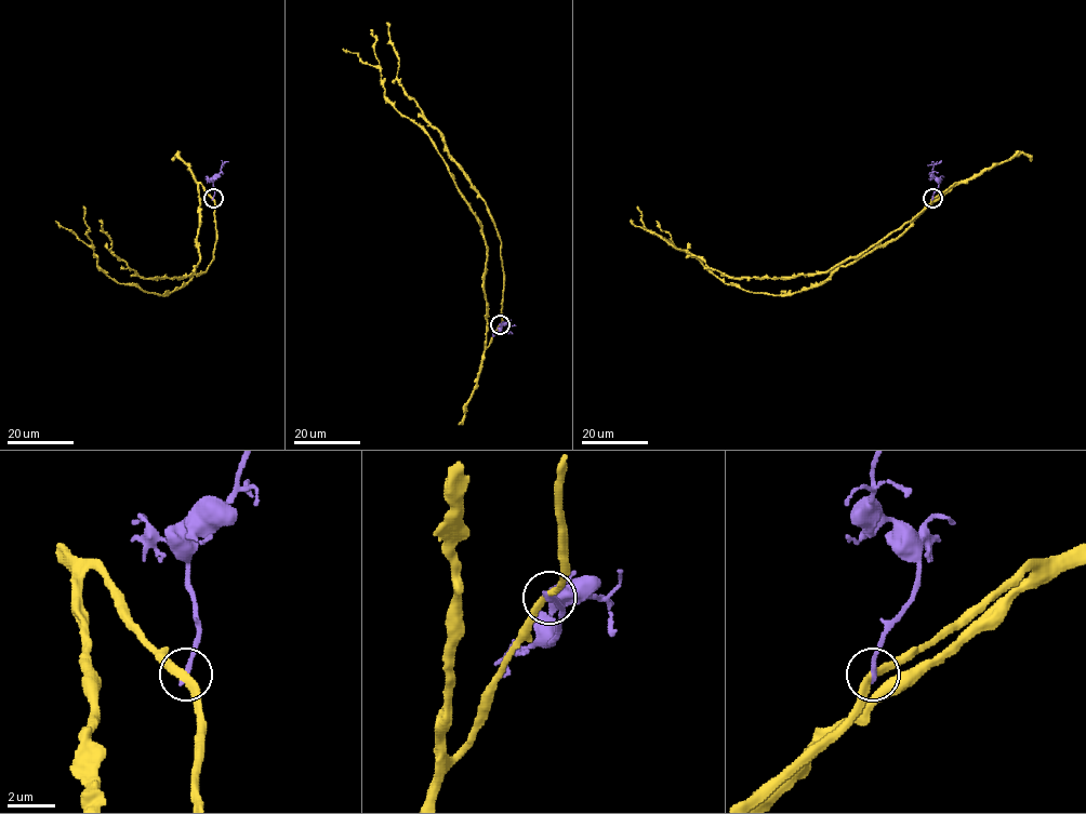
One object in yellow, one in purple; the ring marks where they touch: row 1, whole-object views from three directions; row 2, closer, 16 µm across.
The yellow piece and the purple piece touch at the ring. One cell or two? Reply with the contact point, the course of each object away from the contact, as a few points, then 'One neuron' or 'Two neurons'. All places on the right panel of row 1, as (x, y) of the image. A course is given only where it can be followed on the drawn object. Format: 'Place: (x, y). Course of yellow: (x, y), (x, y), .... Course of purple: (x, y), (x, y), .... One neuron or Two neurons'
Place: (932, 198). Course of yellow: (932, 198), (954, 184), (897, 238), (819, 283), (779, 295), (722, 281), (650, 231), (637, 205). Course of purple: (932, 198), (939, 181), (932, 169), (941, 161). Two neurons

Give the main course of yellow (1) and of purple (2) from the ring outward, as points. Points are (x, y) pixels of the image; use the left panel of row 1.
1: (212, 198), (199, 184), (199, 261), (186, 283), (162, 295), (115, 281), (97, 266), (88, 238), (83, 205)
2: (212, 198), (215, 175), (225, 161)

